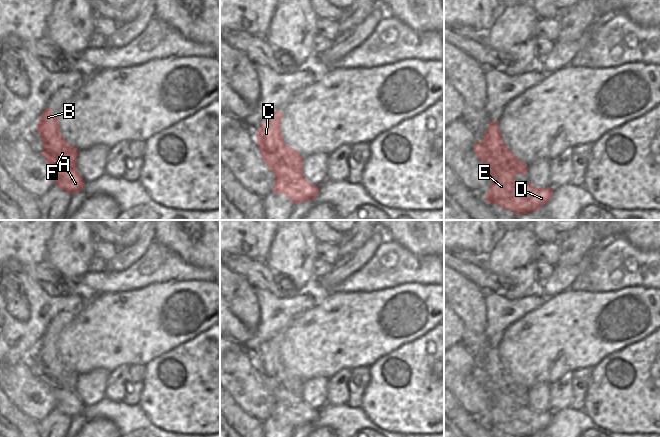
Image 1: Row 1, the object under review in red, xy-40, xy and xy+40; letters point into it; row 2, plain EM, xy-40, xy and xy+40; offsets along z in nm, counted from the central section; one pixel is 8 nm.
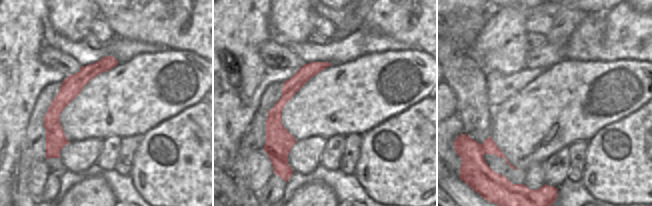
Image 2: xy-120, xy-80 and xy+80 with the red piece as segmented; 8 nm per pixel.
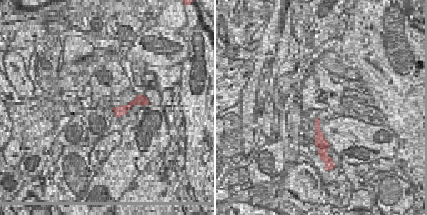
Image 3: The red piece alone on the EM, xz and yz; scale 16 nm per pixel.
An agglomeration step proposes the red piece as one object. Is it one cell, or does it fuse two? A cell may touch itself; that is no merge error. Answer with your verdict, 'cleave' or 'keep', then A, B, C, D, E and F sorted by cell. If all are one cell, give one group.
cleave; groups A D E / B C F

